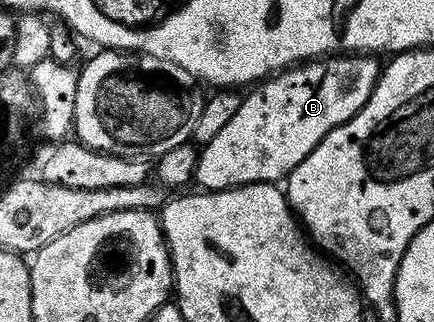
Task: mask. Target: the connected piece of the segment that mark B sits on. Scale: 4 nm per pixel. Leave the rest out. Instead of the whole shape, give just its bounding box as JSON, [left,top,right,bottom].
[194,53,381,191]

